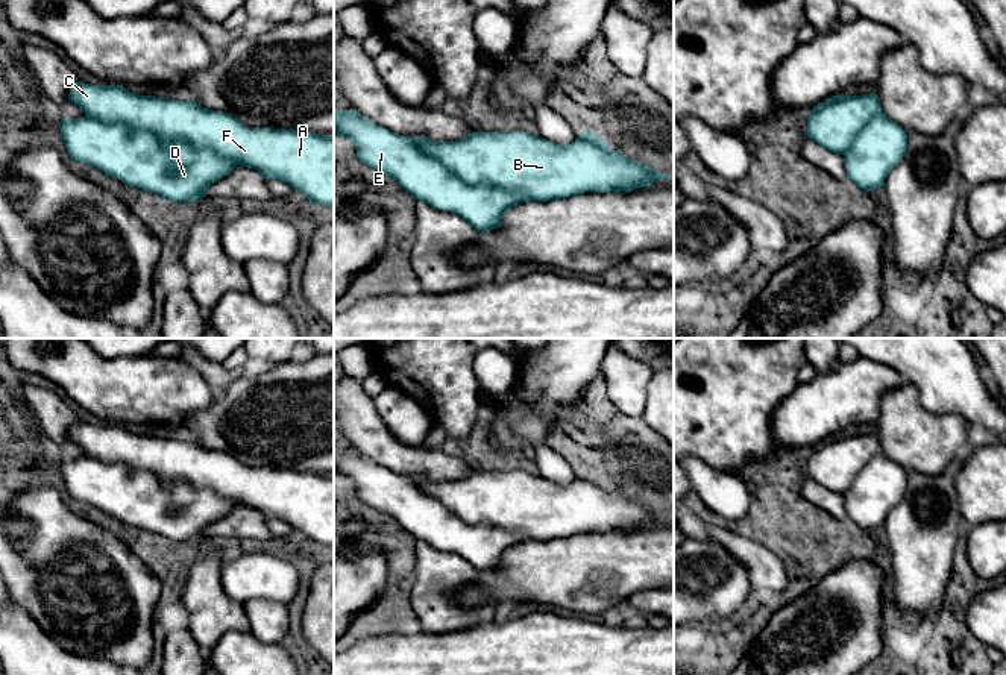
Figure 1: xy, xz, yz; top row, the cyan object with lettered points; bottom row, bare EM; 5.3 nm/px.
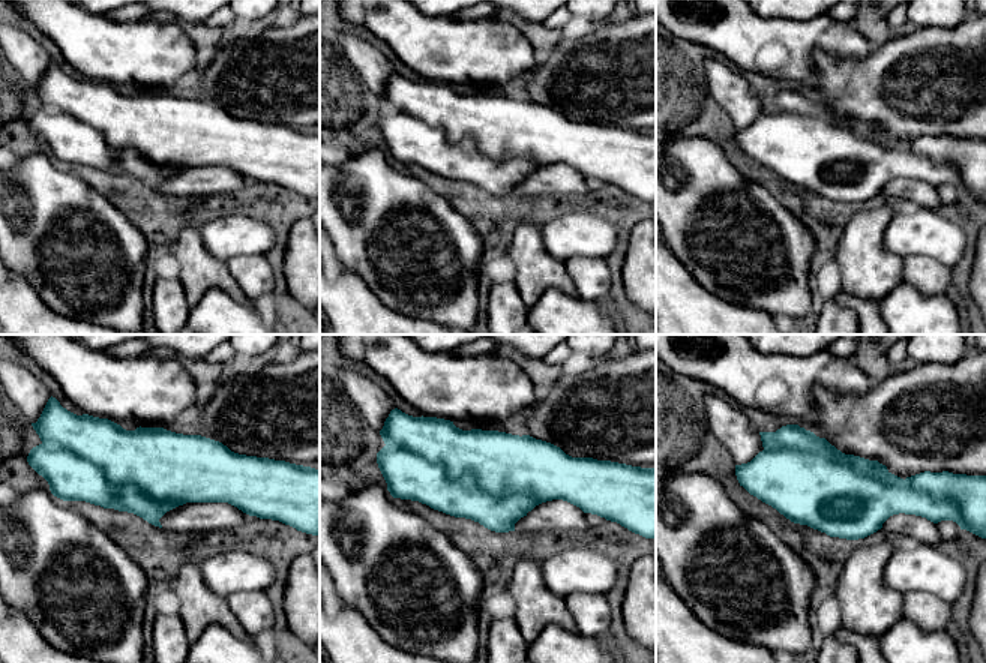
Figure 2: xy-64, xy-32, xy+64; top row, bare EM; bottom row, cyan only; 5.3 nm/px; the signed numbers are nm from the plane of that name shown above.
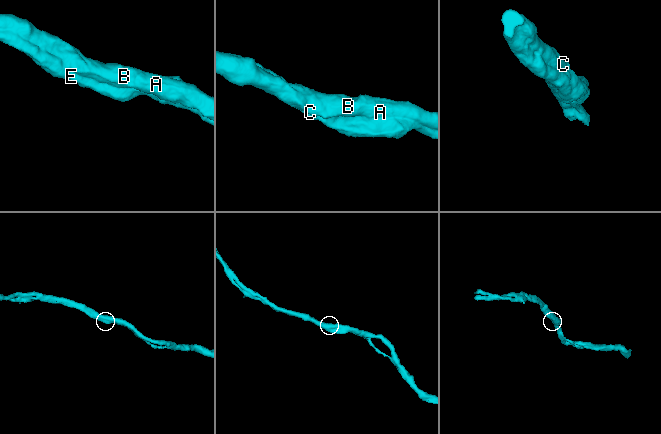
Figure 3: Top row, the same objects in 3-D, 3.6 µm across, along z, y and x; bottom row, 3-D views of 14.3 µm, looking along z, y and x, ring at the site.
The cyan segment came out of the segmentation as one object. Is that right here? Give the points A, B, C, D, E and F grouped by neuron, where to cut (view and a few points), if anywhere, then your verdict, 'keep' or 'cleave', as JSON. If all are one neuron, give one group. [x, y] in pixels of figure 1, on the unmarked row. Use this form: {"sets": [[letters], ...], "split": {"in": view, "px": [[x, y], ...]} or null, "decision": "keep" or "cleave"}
{"sets": [["A", "B", "C", "D", "E", "F"]], "split": null, "decision": "keep"}

